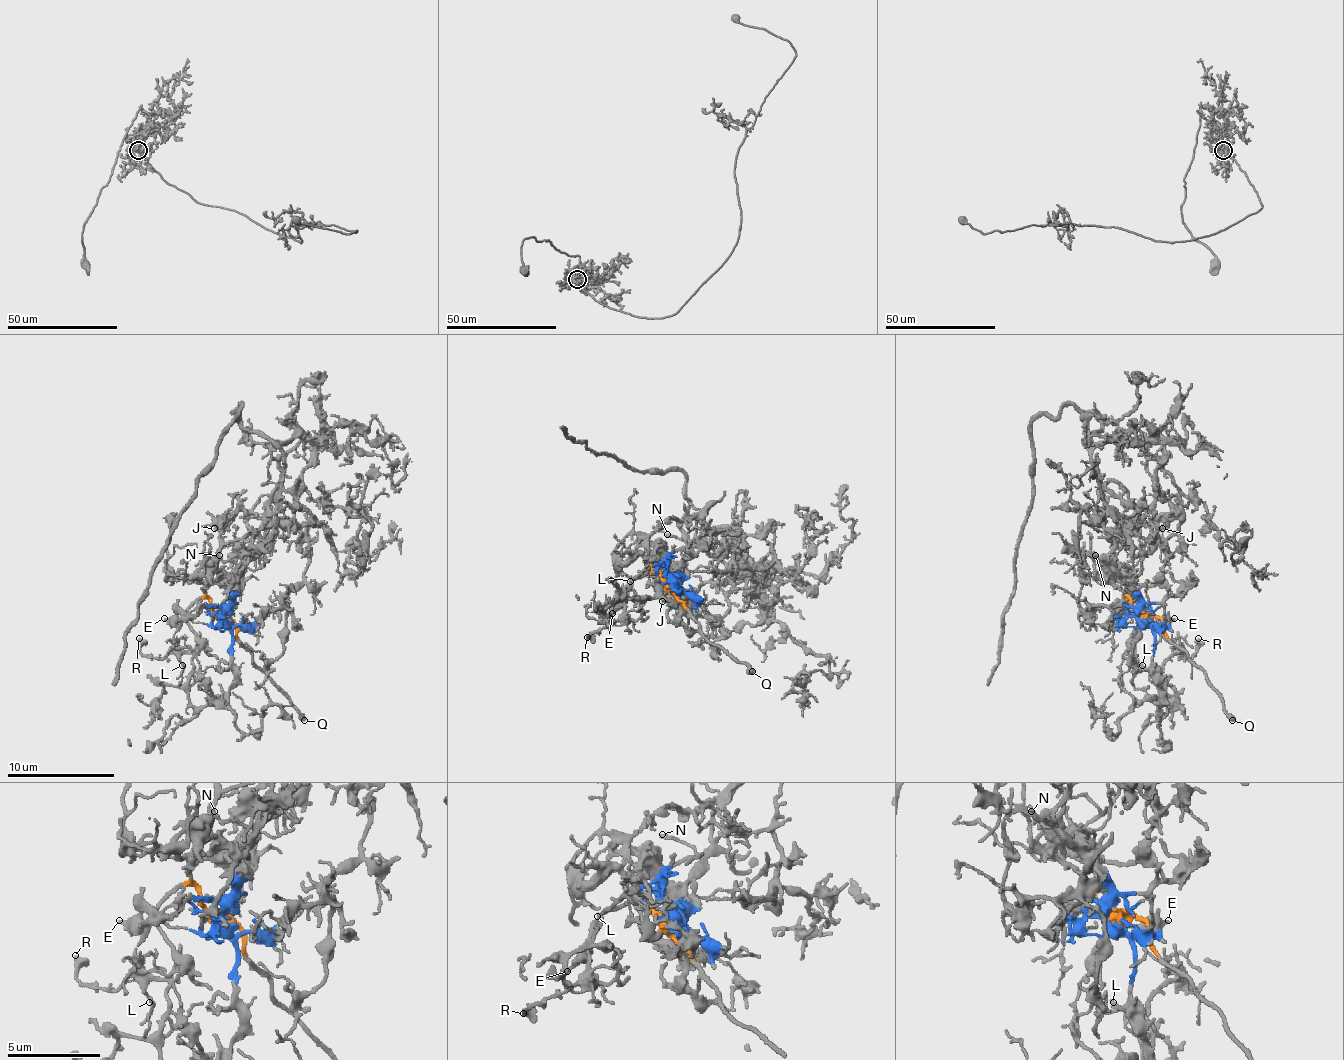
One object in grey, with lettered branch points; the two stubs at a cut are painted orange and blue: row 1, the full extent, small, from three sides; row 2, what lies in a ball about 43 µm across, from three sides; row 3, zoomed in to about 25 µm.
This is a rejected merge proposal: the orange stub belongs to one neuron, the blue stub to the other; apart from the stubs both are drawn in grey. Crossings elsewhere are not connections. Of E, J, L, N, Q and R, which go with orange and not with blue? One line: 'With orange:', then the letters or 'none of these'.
With orange: E, Q

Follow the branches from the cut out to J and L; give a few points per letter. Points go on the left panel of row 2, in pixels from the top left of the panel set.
J: (224, 622), (232, 579), (275, 530), (283, 444), (299, 436), (280, 458), (272, 493), (213, 528)
L: (224, 622), (232, 635), (235, 681), (218, 699), (197, 707), (181, 683), (181, 665)

